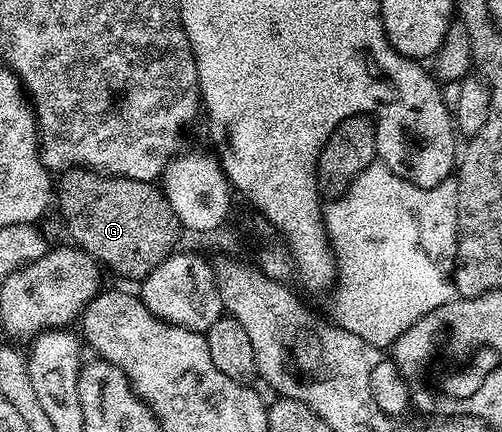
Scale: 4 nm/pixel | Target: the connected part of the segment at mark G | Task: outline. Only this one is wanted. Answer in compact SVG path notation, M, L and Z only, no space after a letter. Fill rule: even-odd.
M83 166L61 171L58 176L58 200L60 216L72 235L71 243L95 258L97 264L125 276L128 280L143 282L177 247L176 239L182 235L180 220L174 214L170 202L155 183L135 180L125 176L109 176Z

